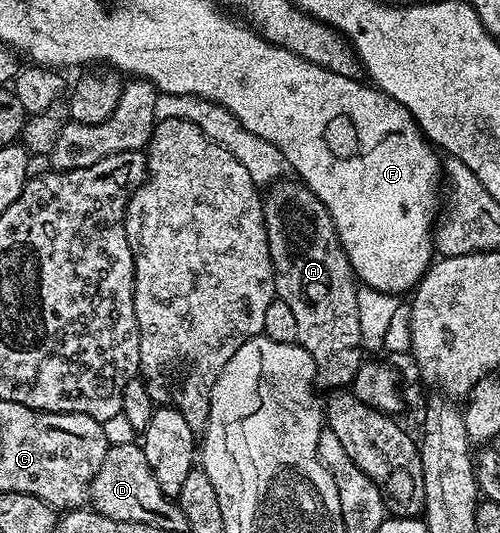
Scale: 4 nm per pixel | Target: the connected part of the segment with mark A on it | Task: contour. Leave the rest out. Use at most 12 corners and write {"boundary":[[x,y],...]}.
{"boundary":[[302,182],[262,196],[275,294],[315,383],[365,361],[355,271]]}

